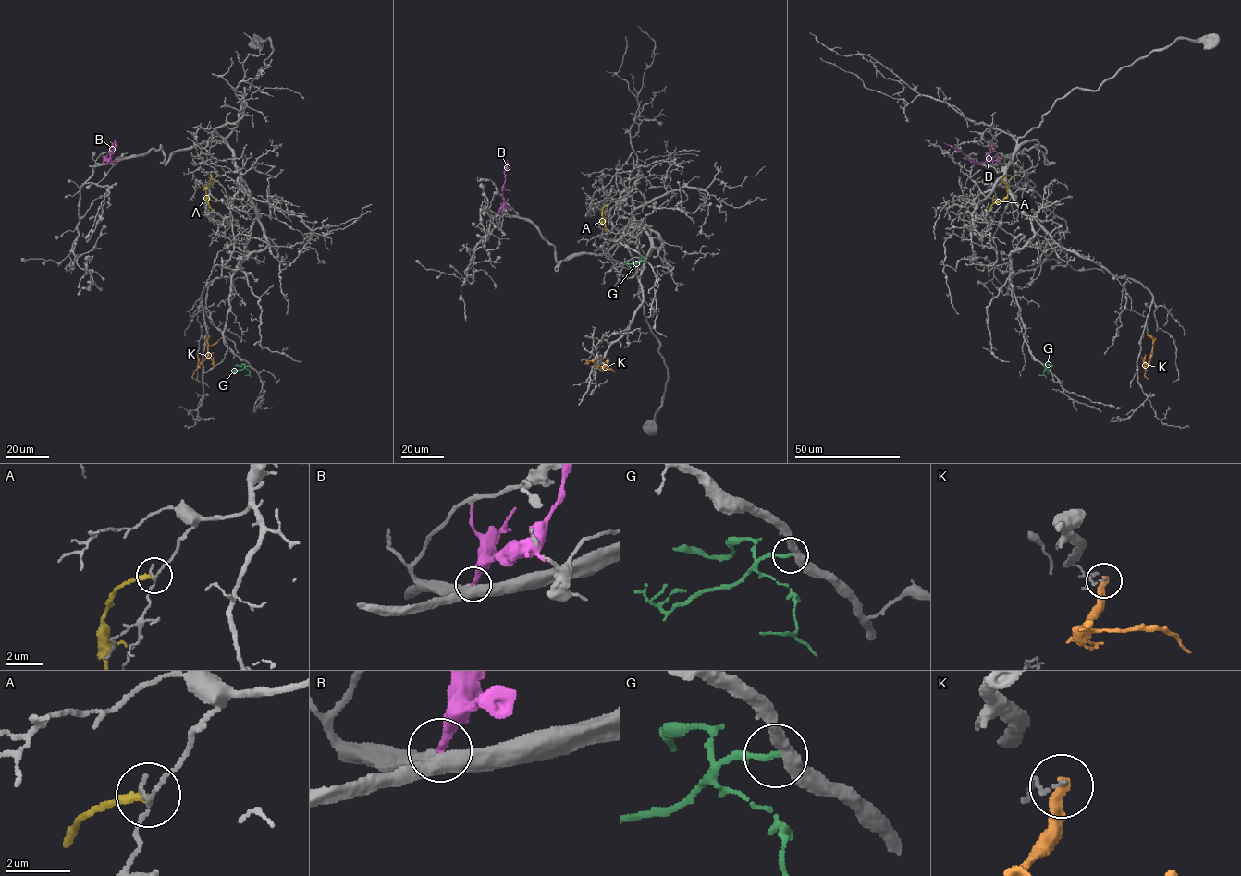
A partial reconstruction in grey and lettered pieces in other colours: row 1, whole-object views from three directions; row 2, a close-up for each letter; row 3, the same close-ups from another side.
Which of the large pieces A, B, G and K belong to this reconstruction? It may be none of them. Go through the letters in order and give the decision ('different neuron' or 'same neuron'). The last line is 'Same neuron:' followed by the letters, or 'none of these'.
A: different neuron
B: different neuron
G: different neuron
K: different neuron
Same neuron: none of these

